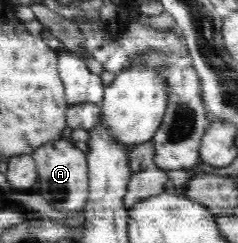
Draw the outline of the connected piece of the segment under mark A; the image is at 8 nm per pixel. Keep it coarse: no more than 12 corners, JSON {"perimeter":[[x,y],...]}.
{"perimeter":[[39,146],[38,193],[68,217],[88,200],[85,152]]}

